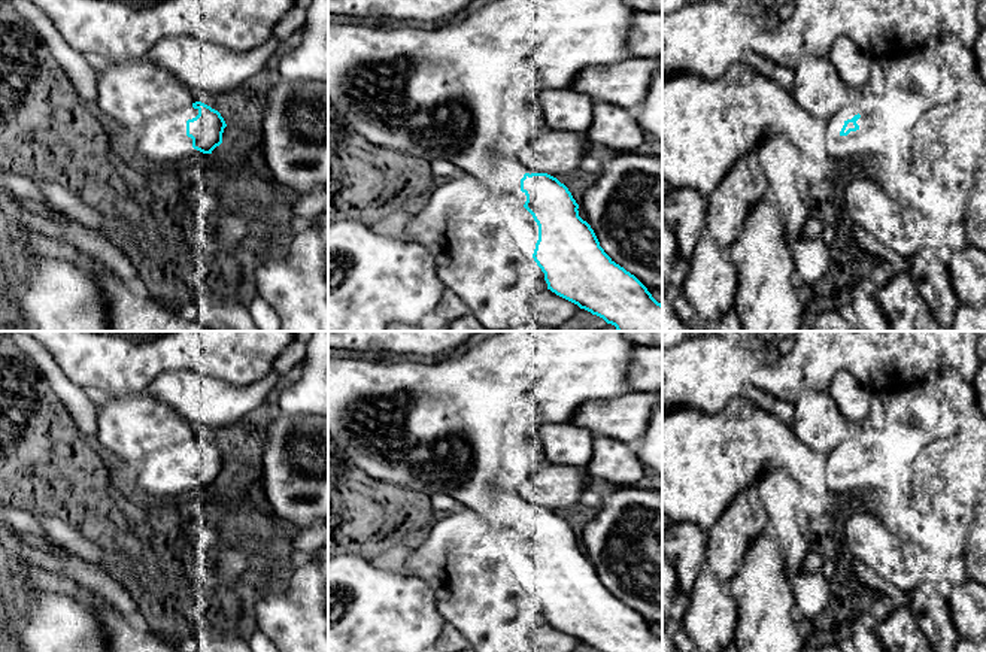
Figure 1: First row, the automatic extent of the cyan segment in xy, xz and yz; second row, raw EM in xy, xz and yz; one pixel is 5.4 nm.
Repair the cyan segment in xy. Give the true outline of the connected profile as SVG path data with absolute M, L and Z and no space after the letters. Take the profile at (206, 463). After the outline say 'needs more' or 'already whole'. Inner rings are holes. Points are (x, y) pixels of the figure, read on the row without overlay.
M195 436L183 443L163 448L146 455L145 461L131 471L131 488L143 491L149 497L175 497L179 485L180 466L192 473L192 482L212 488L222 477L227 461L221 448L210 440Z; needs more

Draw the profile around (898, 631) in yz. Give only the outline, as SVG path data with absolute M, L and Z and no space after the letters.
M908 604L894 606L873 630L885 652L935 652L917 627Z

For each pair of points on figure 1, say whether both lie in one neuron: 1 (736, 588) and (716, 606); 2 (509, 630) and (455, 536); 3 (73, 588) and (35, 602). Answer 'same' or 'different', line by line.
1: different
2: same
3: different

